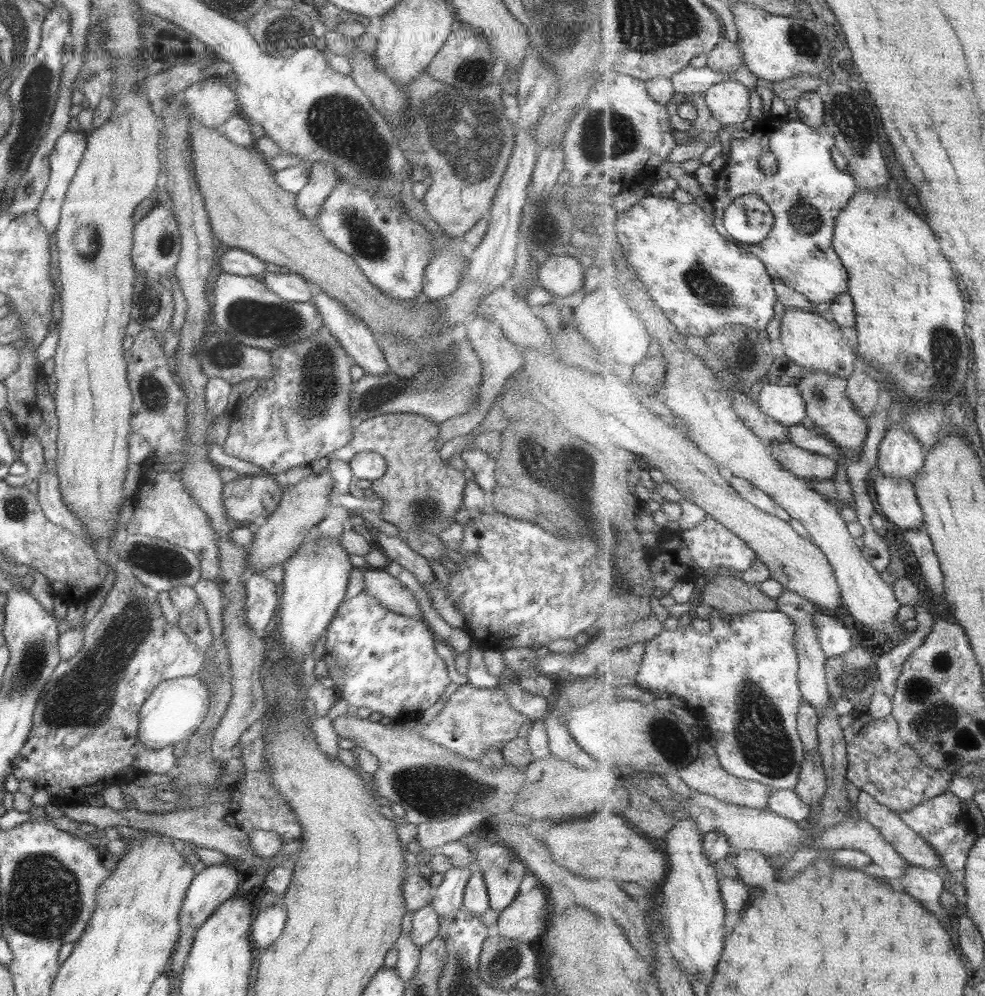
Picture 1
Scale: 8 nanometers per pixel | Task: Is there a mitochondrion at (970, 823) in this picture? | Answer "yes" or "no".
no

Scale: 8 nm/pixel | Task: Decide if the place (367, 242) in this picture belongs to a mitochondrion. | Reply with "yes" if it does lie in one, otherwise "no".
yes

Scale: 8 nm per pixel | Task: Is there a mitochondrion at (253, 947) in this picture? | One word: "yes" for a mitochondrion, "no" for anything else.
no

